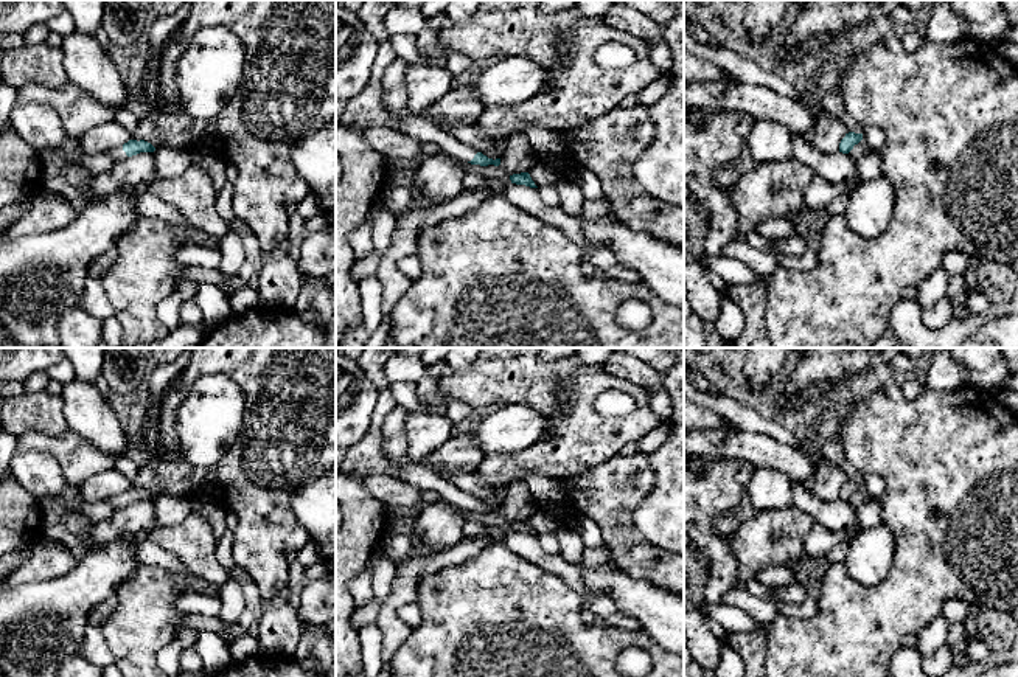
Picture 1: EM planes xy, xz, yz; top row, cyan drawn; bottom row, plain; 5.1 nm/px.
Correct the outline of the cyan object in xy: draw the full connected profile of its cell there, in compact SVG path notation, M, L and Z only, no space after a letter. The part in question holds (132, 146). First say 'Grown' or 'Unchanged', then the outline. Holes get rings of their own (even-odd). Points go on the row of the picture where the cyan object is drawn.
Grown. M129 140L120 148L112 149L109 154L115 161L124 160L126 157L137 155L140 152L154 152L155 148L145 140Z

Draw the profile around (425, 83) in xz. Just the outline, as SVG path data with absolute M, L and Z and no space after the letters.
M438 64L409 65L406 71L407 107L421 115L452 89L454 75Z

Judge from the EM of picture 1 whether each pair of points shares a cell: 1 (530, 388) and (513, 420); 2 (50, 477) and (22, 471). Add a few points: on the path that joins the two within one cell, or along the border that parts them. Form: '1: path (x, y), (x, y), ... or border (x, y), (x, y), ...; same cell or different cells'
1: border (504, 404), (526, 404), (538, 410), (549, 424); different cells
2: path (44, 477), (28, 471); same cell

